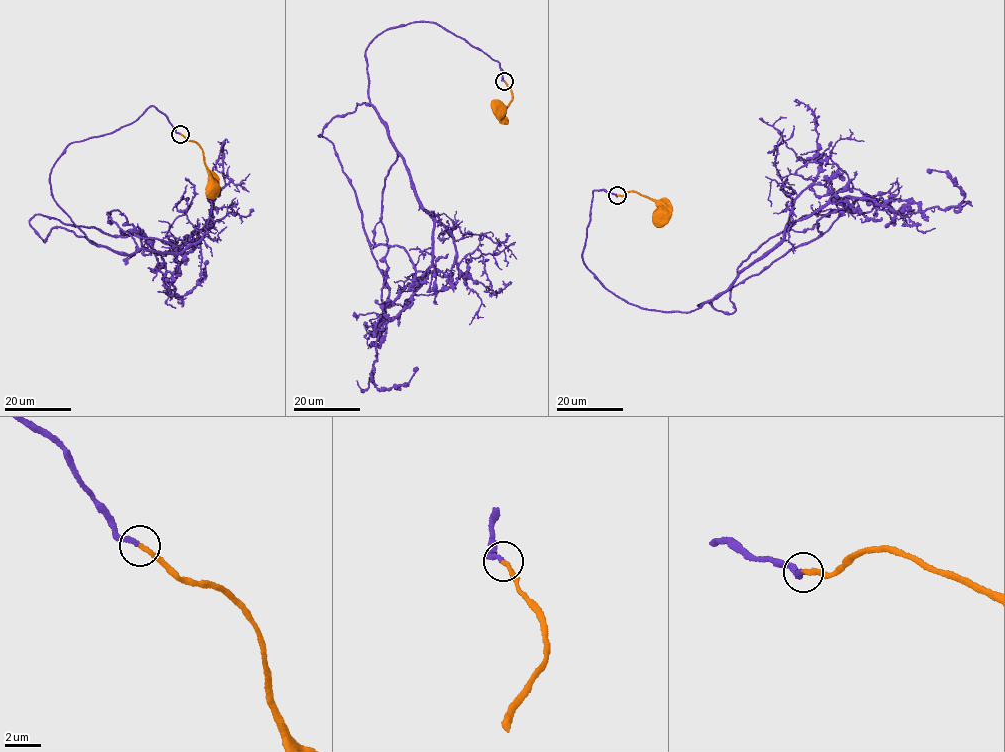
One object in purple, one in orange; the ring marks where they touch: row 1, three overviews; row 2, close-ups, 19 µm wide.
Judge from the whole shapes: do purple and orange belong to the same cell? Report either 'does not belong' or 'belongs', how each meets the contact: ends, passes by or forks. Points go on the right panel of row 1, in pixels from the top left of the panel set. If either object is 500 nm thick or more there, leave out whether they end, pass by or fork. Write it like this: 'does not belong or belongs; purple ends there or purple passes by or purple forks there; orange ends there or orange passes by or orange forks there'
belongs; purple ends there; orange ends there

